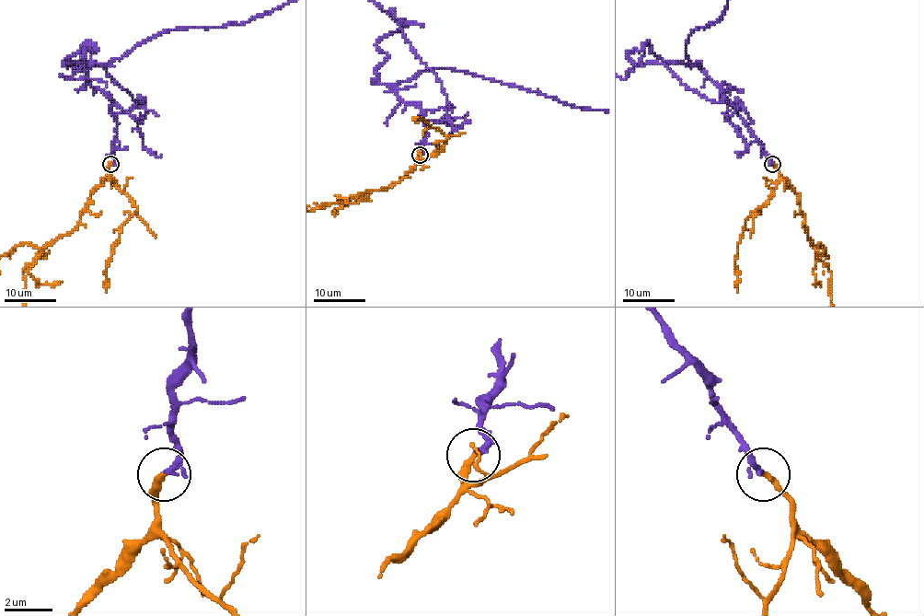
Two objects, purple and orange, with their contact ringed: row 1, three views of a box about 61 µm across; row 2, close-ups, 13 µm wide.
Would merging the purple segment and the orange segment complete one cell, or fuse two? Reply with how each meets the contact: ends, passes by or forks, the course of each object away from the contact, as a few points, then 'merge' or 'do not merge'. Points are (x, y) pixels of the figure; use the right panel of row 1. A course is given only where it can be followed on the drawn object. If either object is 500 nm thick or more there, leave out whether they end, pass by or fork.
purple passes by; orange ends there; purple runs (772, 163), (713, 82), (687, 59), (687, 38), (695, 29), (713, 24); merge

